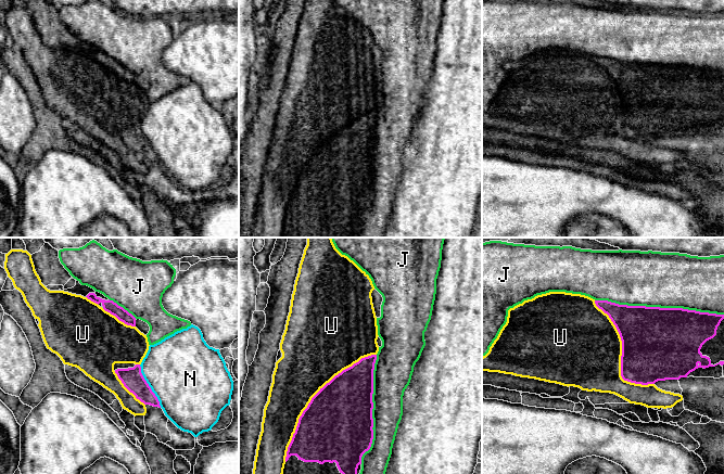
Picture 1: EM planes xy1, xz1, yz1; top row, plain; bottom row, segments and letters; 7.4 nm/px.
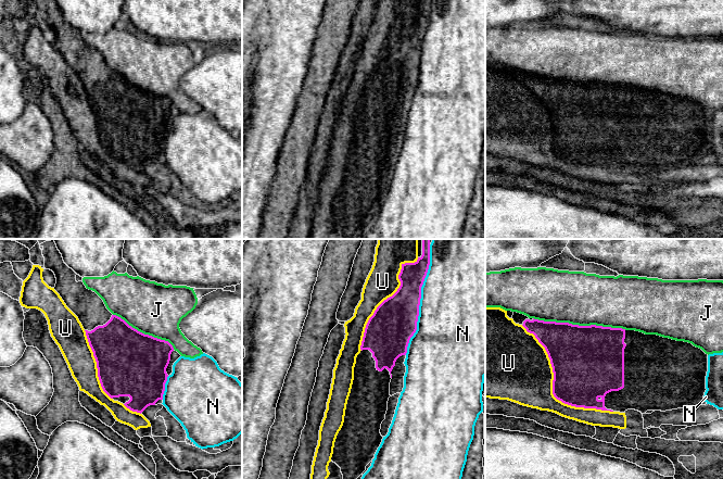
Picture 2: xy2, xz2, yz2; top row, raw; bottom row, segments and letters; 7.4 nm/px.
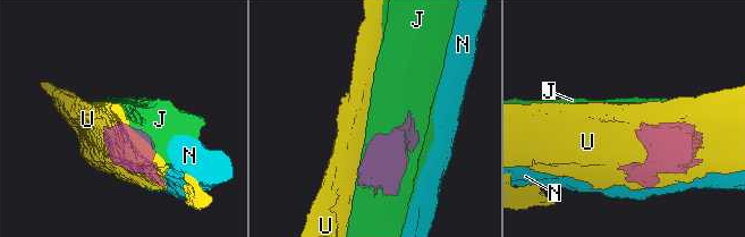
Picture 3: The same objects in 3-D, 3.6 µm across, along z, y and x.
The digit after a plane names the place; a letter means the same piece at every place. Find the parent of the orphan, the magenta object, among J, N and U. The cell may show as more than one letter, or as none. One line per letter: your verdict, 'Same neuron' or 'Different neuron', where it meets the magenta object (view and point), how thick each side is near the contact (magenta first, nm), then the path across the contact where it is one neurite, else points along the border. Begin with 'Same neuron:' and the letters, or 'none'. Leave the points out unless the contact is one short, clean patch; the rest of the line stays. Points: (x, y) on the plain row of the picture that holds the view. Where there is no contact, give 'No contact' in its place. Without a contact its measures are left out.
Same neuron: none
J: Different neuron. Touches magenta at yz1 (659, 64). Thickness 500 nm (magenta) against 420 nm
N: Different neuron. Touches magenta at xz2 (419, 57). Thickness 340 nm (magenta) against 480 nm
U: Different neuron. Touches magenta at yz2 (553, 146). Thickness 440 nm (magenta) against 440 nm

